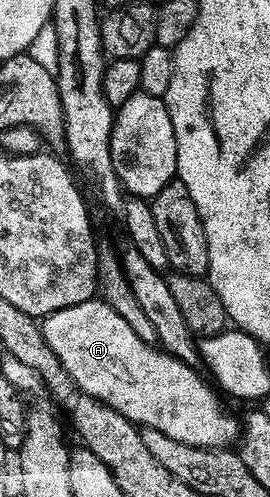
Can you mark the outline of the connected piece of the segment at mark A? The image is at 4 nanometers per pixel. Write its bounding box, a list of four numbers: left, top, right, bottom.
[41,298,243,450]

